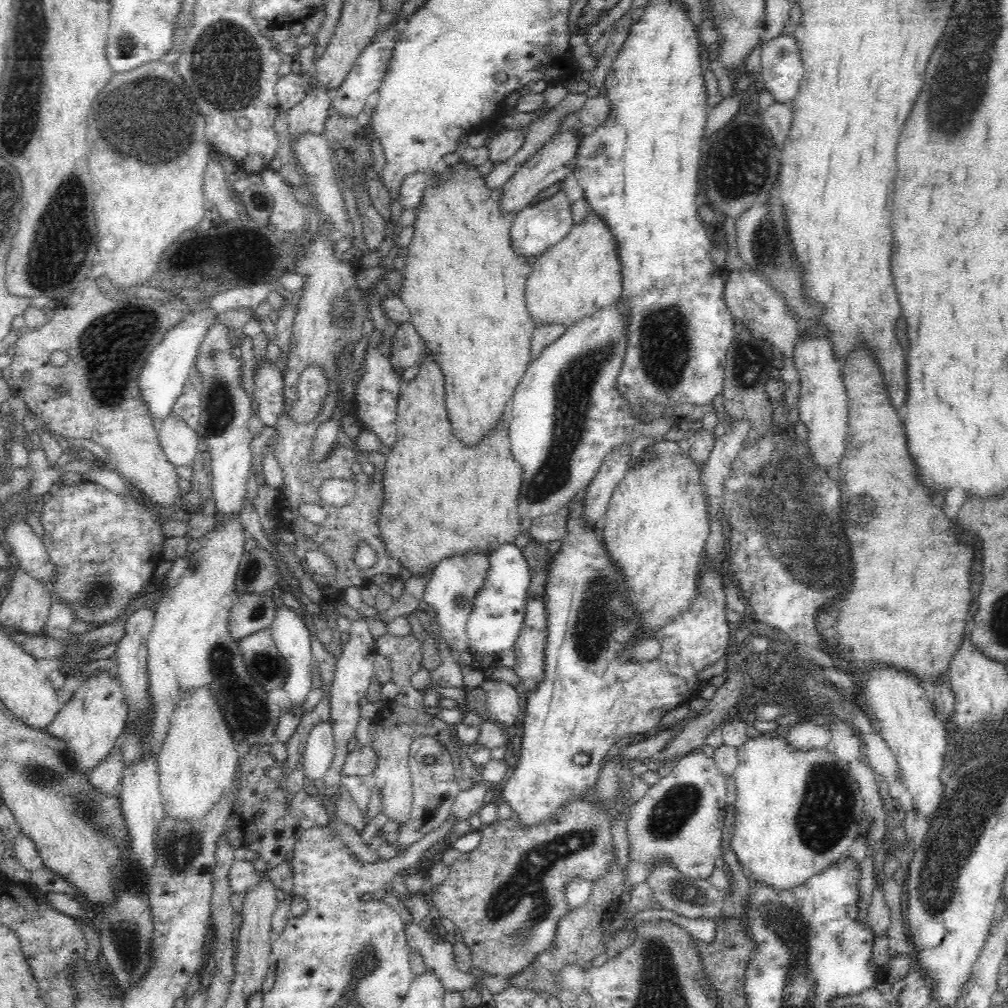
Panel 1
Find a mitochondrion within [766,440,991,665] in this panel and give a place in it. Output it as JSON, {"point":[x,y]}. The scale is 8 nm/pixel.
{"point":[866,517]}

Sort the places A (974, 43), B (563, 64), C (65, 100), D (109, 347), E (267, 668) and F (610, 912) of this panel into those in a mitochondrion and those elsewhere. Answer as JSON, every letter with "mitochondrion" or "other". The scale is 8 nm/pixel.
{"A":"mitochondrion","B":"other","C":"other","D":"mitochondrion","E":"mitochondrion","F":"other"}

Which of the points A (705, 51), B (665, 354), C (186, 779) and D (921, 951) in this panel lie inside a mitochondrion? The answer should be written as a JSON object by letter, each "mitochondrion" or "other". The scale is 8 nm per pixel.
{"A":"other","B":"mitochondrion","C":"other","D":"other"}

